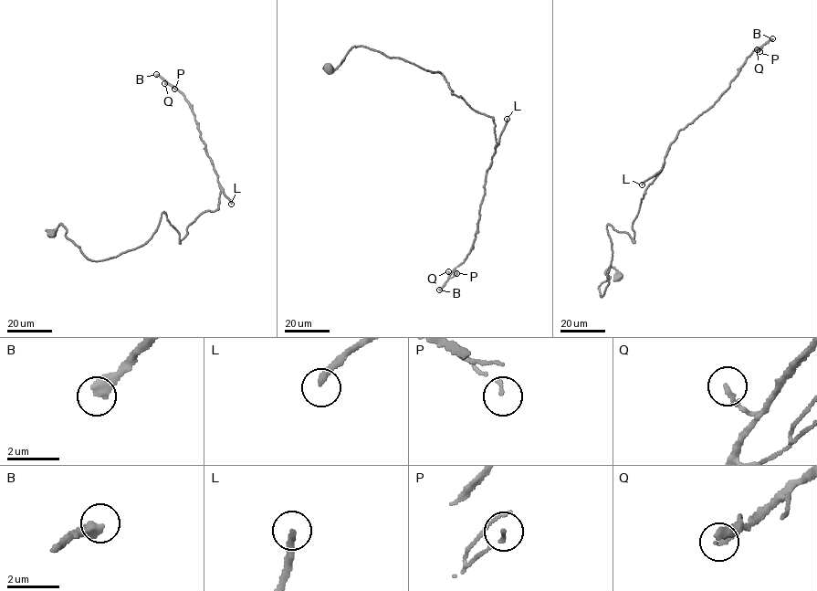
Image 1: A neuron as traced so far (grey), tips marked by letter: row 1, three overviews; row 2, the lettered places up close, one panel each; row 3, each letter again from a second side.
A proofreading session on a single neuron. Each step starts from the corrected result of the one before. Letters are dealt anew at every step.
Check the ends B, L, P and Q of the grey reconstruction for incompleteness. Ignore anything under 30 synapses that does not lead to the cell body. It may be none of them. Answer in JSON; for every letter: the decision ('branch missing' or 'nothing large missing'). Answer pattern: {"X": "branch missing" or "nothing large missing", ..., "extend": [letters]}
{"B": "branch missing", "L": "branch missing", "P": "nothing large missing", "Q": "nothing large missing", "extend": ["B", "L"]}

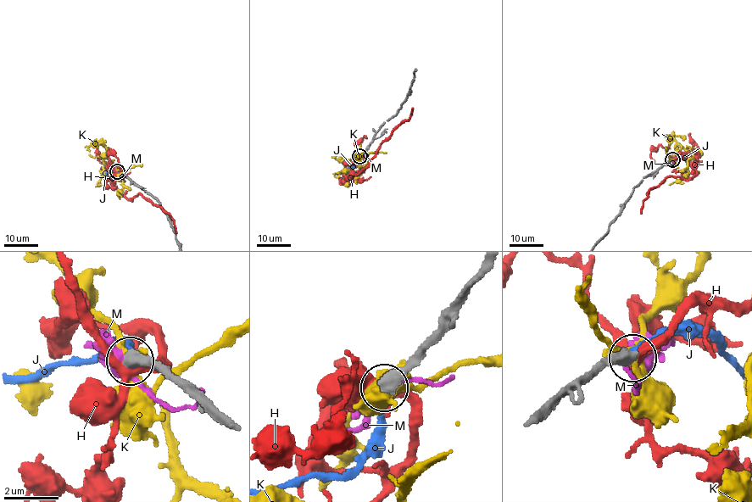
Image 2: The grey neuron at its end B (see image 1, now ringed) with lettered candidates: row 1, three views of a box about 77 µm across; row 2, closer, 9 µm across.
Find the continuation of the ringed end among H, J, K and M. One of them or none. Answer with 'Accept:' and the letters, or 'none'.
Accept: J

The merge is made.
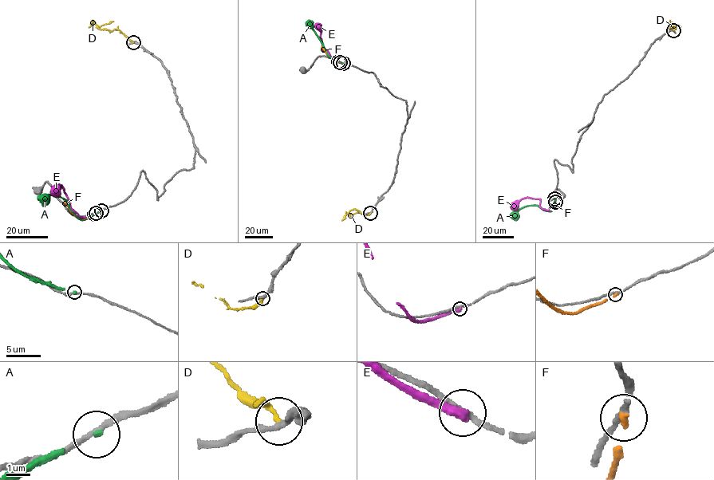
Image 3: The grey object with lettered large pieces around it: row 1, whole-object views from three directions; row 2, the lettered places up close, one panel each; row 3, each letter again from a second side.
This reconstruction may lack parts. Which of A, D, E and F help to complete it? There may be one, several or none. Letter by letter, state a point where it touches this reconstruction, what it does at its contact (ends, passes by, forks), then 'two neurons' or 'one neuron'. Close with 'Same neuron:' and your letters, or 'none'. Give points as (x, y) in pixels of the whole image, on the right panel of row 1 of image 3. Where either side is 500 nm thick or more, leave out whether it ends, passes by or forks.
A: (554, 198) | it ends | two neurons
D: (673, 30) | it ends | one neuron
E: (554, 202) | it ends | two neurons
F: (555, 202) | it ends | two neurons
Same neuron: D

